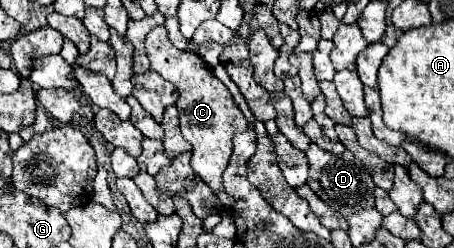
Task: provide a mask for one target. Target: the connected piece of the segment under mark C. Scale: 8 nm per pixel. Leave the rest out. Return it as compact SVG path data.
M147 47L147 57L151 61L151 69L157 71L163 79L171 81L179 91L177 109L181 115L181 133L193 145L193 151L191 151L193 171L213 191L217 191L217 197L223 201L225 207L233 207L235 199L229 197L227 193L221 193L223 191L221 173L225 171L225 165L229 163L233 137L247 129L245 117L235 107L233 97L229 95L227 87L213 75L209 65L199 55L189 53L189 51L179 51L175 47L155 49L155 51L151 47Z

